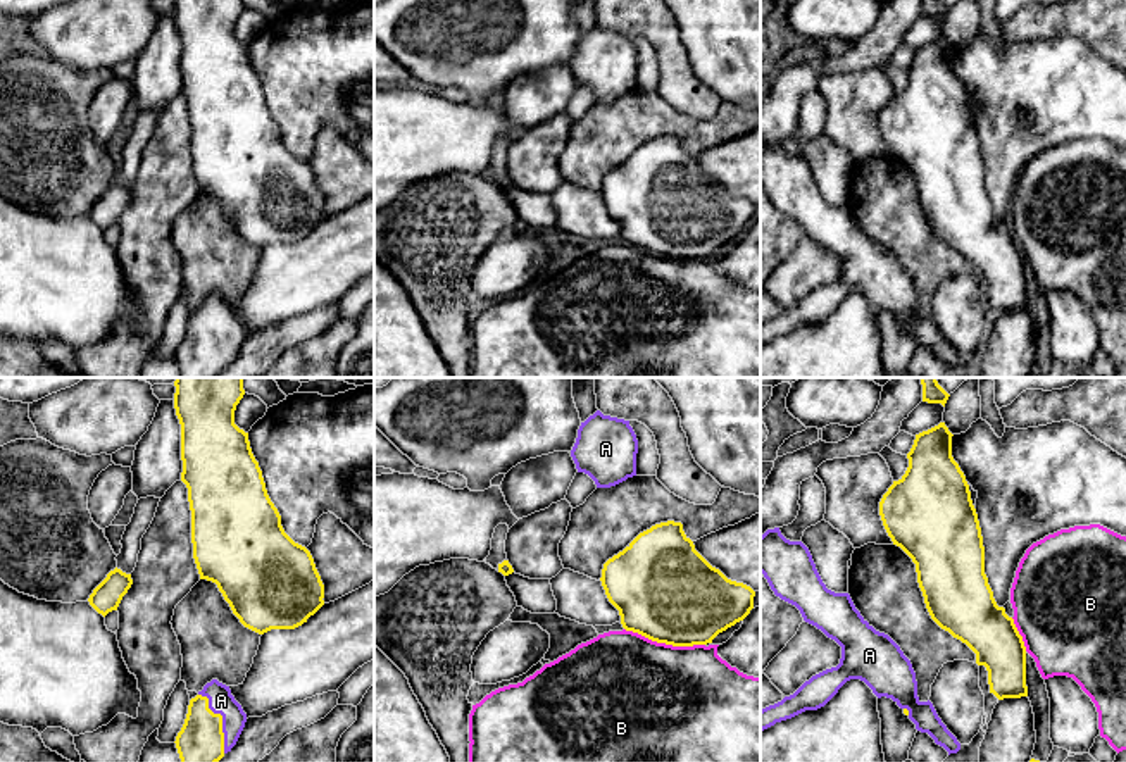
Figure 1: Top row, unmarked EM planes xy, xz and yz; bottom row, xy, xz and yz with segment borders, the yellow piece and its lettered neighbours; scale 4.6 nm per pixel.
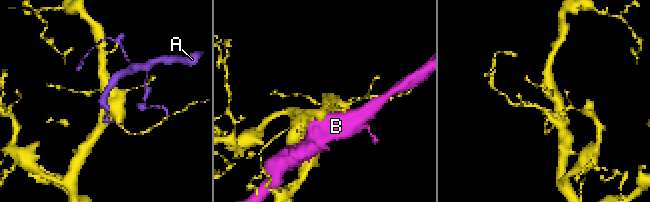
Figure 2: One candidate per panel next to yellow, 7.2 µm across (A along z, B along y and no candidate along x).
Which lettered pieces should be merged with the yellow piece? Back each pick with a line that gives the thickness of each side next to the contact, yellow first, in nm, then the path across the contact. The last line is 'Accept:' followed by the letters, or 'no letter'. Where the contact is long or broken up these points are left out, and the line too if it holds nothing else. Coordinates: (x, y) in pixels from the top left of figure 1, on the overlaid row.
A: Thickness 200 nm (yellow) against 120 nm
Accept: A

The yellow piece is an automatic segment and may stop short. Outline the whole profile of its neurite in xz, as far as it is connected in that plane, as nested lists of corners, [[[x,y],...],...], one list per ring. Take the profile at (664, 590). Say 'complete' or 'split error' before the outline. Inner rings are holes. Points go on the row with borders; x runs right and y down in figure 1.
complete; [[[667,521],[640,533],[604,564],[602,586],[619,610],[626,631],[672,646],[707,645],[743,621],[754,609],[755,591],[712,567],[685,534],[683,524]]]

